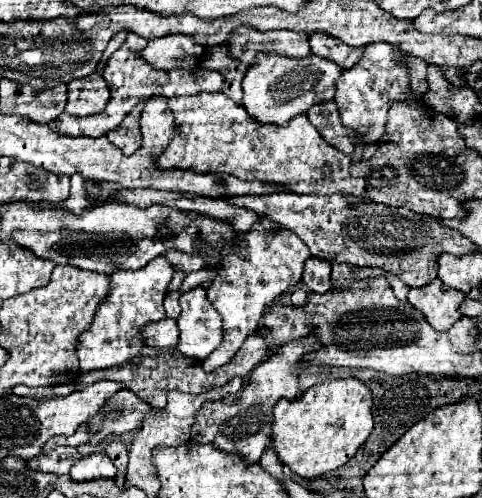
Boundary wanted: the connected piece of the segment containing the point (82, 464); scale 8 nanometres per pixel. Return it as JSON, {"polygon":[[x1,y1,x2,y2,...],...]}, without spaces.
{"polygon":[[89,454,87,458,81,458,71,468,73,480,95,480,95,478,115,478,117,468,113,468,113,462,105,454]]}

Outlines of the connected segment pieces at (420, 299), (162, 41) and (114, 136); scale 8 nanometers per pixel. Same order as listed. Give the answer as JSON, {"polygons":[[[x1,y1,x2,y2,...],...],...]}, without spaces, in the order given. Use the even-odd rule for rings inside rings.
{"polygons":[[[435,278,433,282,421,288,411,288,407,300,413,308,417,308,425,316,425,320,435,330,449,330,461,318,459,306,465,300,465,296,457,290,443,292,439,286,441,280]],[[171,34,149,40,147,48,141,54,153,68,171,70,171,68,189,68,193,64,199,64,203,50,205,48,197,44,193,38,185,34]],[[145,102,137,104,137,108,121,122,119,128,107,134,107,140,115,144,125,156,133,154,141,146,141,132,139,132,139,108,145,108]]]}

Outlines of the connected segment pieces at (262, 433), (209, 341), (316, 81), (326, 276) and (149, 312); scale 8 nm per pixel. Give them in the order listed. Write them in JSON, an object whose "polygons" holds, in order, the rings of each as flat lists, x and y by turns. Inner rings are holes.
{"polygons":[[[313,336,305,340,293,340,277,350,267,362,261,362,245,380,241,392,233,396,225,396,217,402,205,402,195,416,195,424,191,428,191,438,197,442,213,444,221,452,237,454,247,464,257,464,271,442,271,426,273,426,273,406,281,398,297,398,299,384,297,384,297,368,303,364,303,356,307,352,319,350,321,346]],[[201,286,183,292,179,302,181,316,177,320,177,350,193,360,205,360,205,356,209,356,223,340,221,316,213,310,213,304,207,300,207,292]],[[259,54,249,66,243,78,243,100,241,106,251,118,261,124,285,126,297,114,307,112,313,104,333,100,335,80,341,76,341,68,331,60,309,54,305,58,285,58,275,54]],[[309,258,305,262,303,282,311,292,325,294,331,288,331,264,319,258]],[[161,256,161,258,153,258,145,268,137,272,115,272,111,276,111,284,105,300,101,300,89,330,83,332,77,342,81,372,119,366,131,360,133,356,137,356,145,348,141,330,145,328,147,322,165,318,163,298,169,292,169,282,173,278,173,272,175,272,173,266,167,262,165,256]]]}

